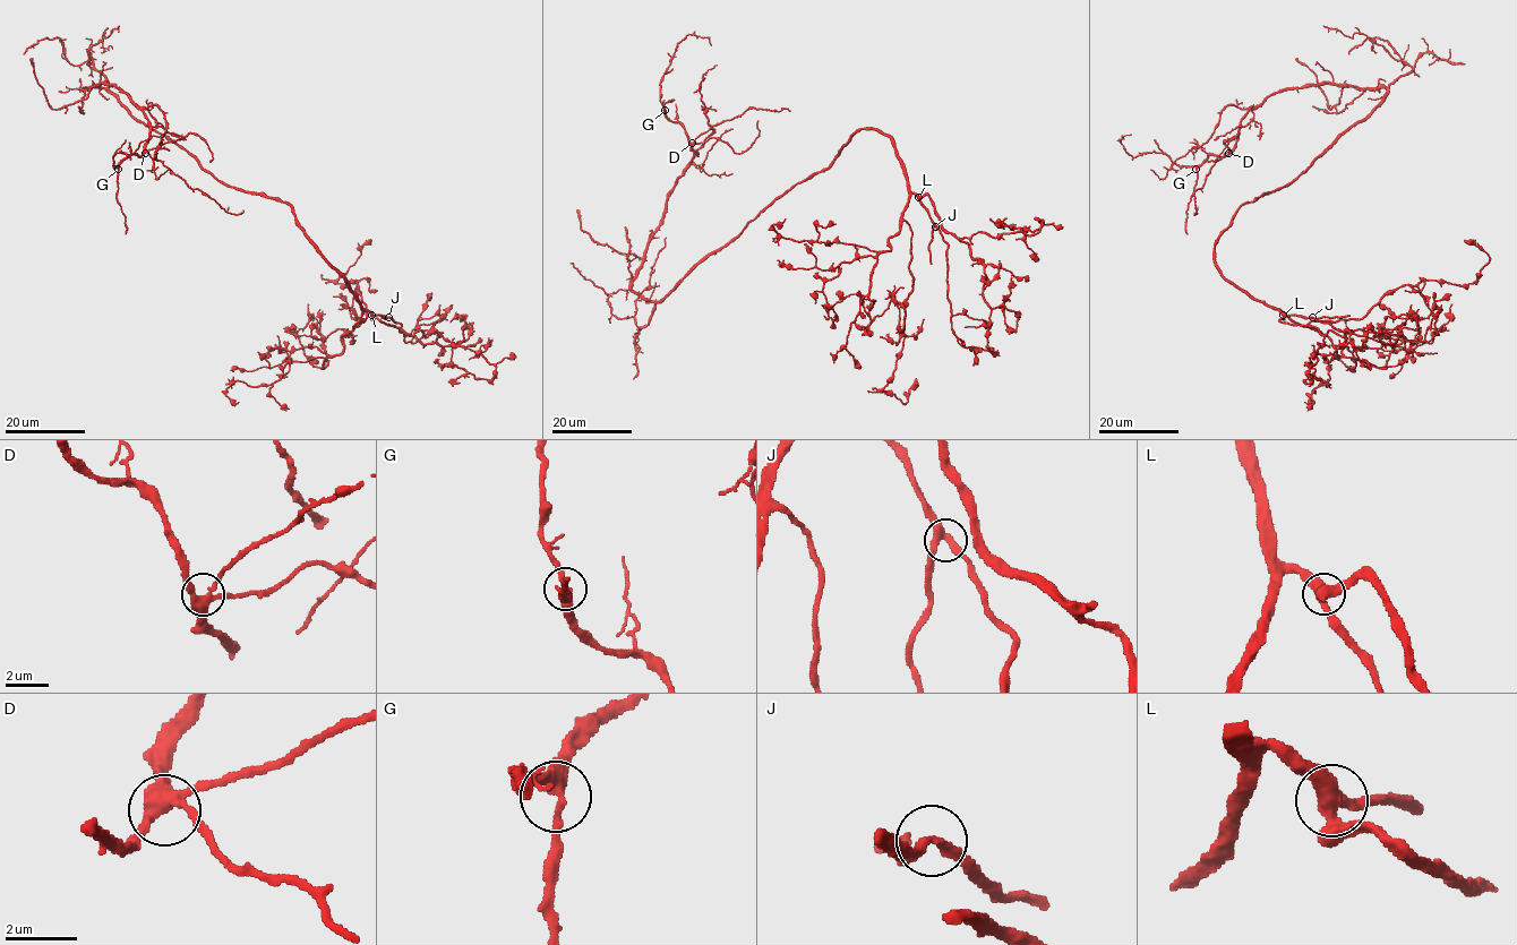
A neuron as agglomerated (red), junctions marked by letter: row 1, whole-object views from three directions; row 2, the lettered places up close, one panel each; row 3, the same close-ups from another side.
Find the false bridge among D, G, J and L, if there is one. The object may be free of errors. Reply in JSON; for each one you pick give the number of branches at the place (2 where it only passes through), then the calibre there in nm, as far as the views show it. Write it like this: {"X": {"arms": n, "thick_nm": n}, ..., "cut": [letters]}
{"cut": []}

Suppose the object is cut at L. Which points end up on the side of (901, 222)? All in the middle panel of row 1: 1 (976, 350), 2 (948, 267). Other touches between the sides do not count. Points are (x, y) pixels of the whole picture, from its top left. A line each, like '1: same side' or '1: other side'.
1: same side
2: same side

